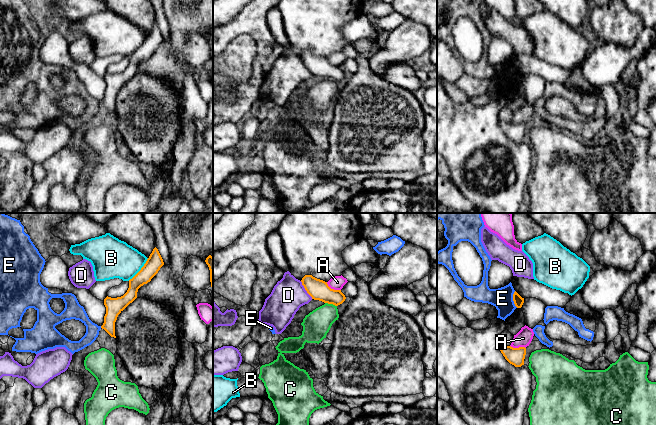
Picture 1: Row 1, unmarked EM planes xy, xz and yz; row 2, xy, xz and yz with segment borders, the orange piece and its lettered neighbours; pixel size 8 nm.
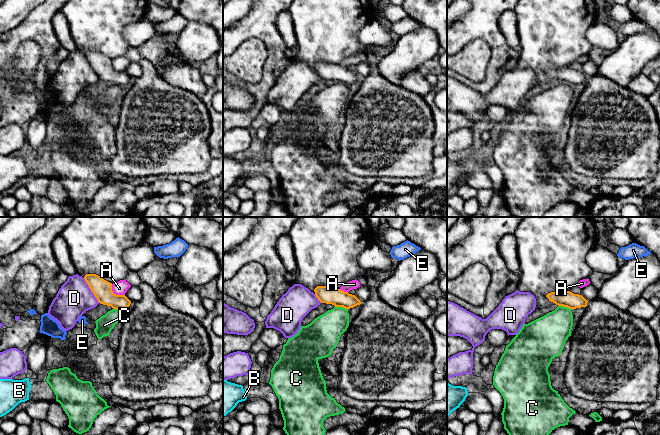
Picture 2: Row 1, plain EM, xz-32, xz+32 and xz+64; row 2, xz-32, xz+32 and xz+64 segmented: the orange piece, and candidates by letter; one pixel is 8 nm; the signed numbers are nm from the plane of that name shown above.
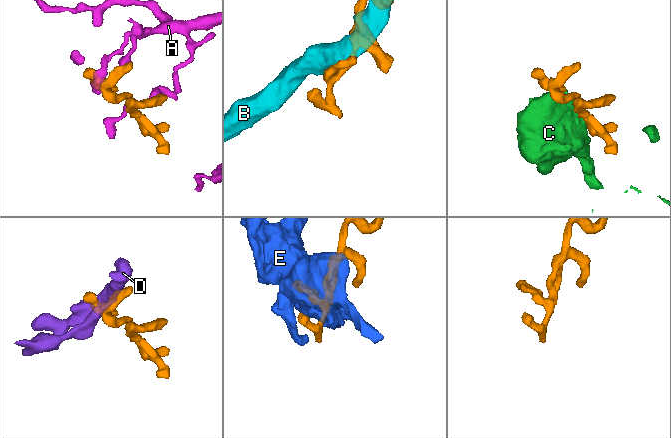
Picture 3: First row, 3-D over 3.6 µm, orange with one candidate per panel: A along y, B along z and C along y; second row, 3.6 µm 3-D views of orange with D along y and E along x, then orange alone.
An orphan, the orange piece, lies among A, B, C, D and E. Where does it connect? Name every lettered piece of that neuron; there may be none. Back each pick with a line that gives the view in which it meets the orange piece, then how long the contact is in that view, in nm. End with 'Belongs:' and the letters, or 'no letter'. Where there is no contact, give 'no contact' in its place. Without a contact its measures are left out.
C: xz | 100 nm
Belongs: C

